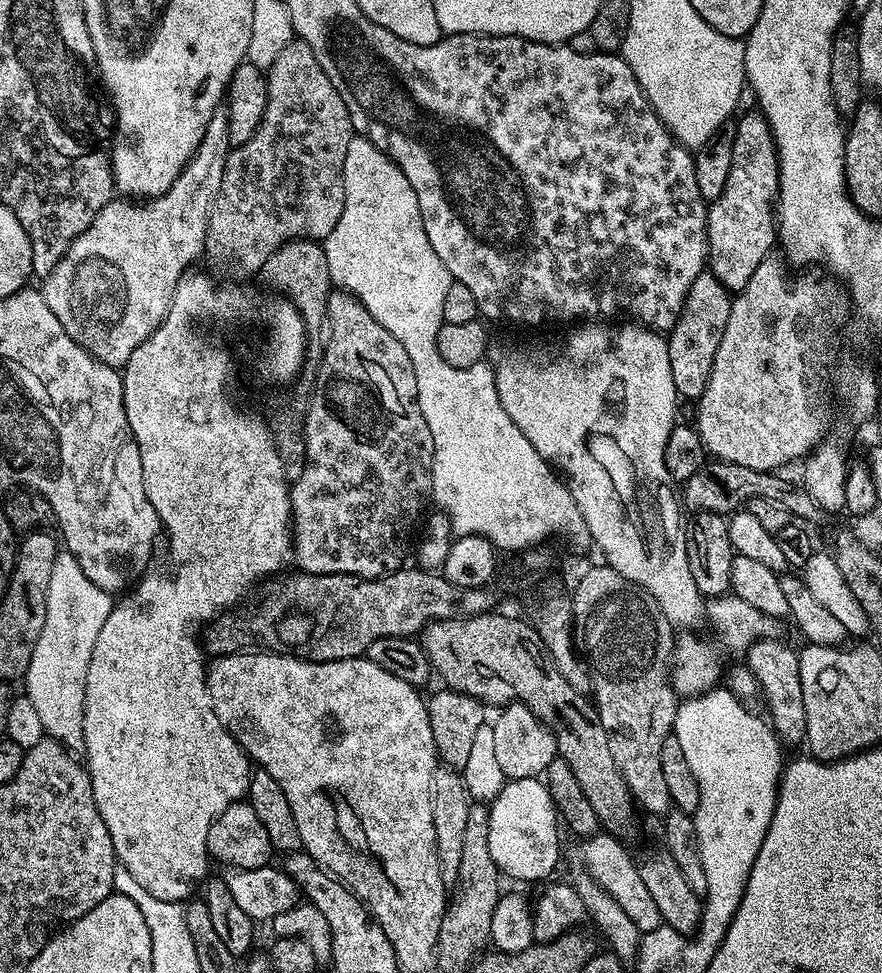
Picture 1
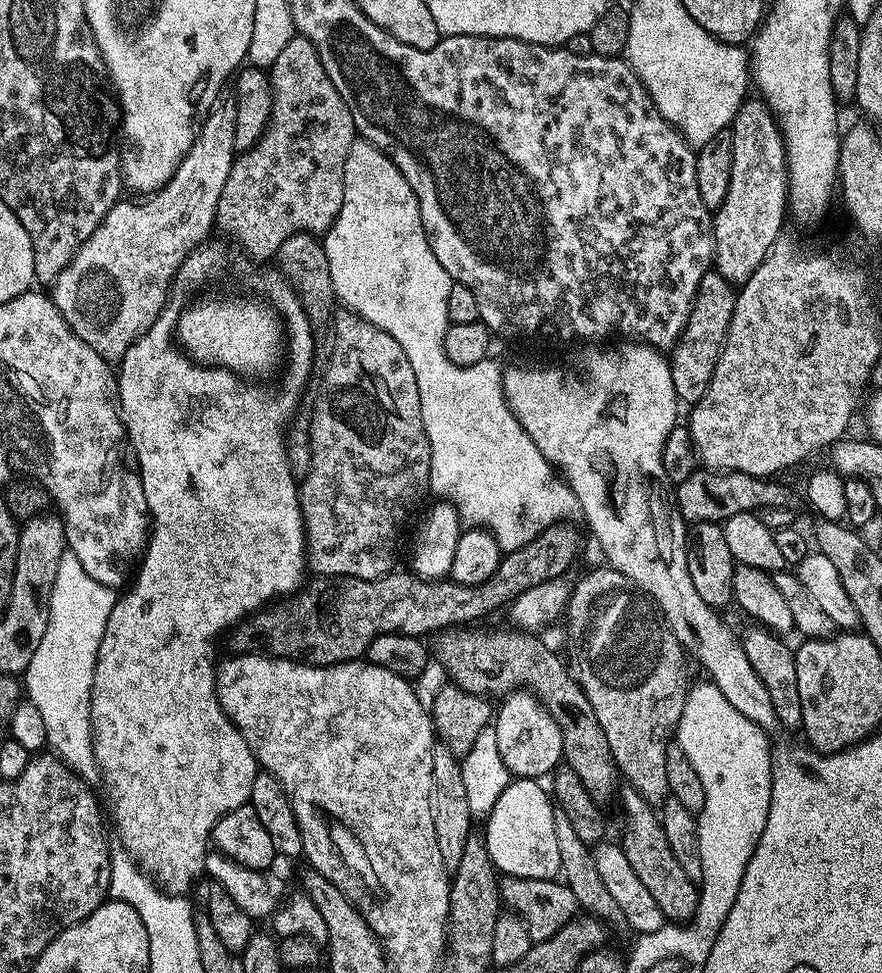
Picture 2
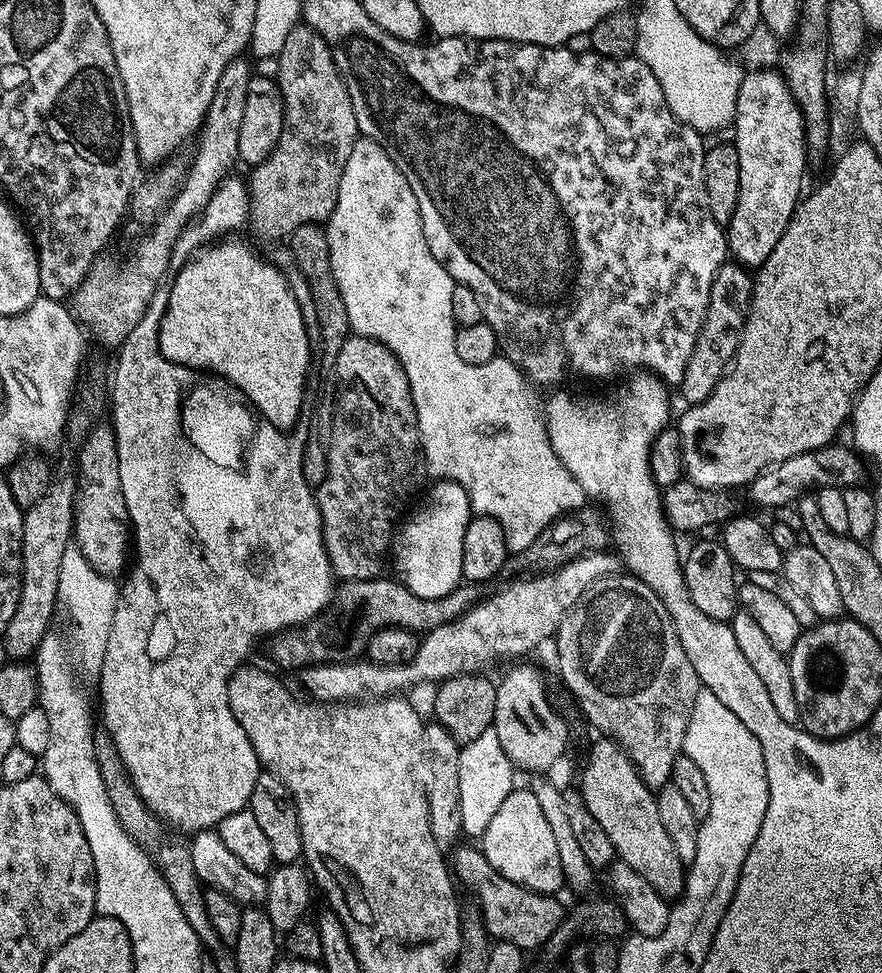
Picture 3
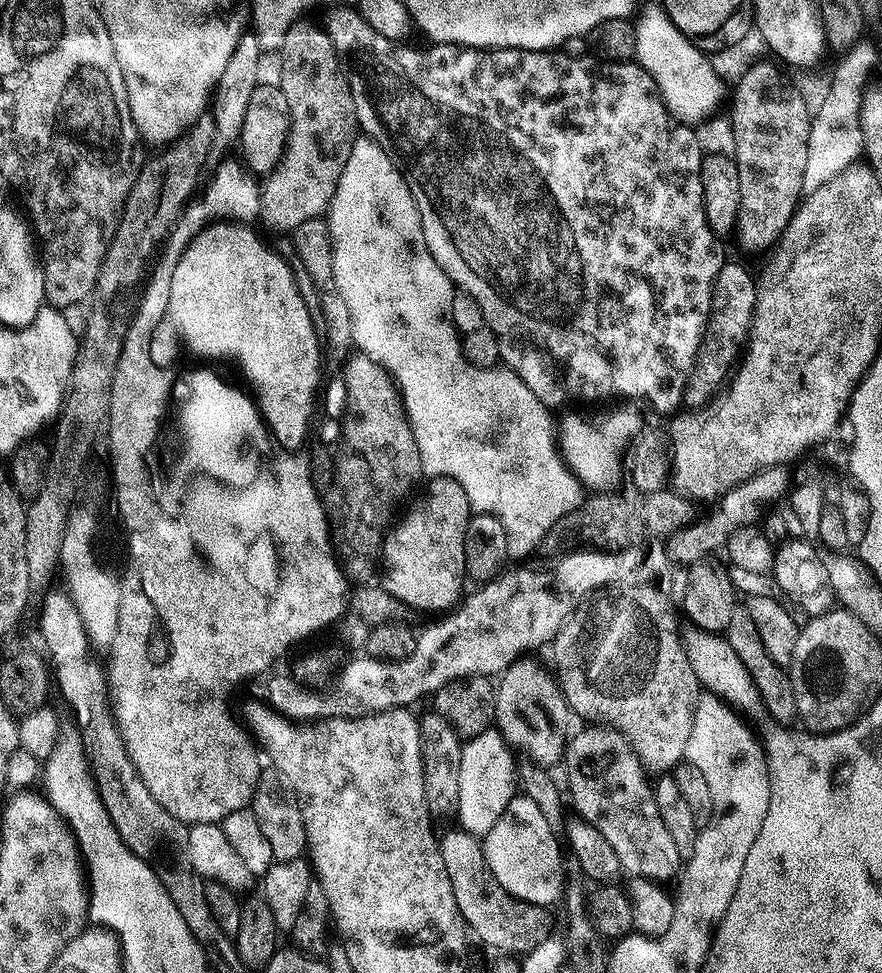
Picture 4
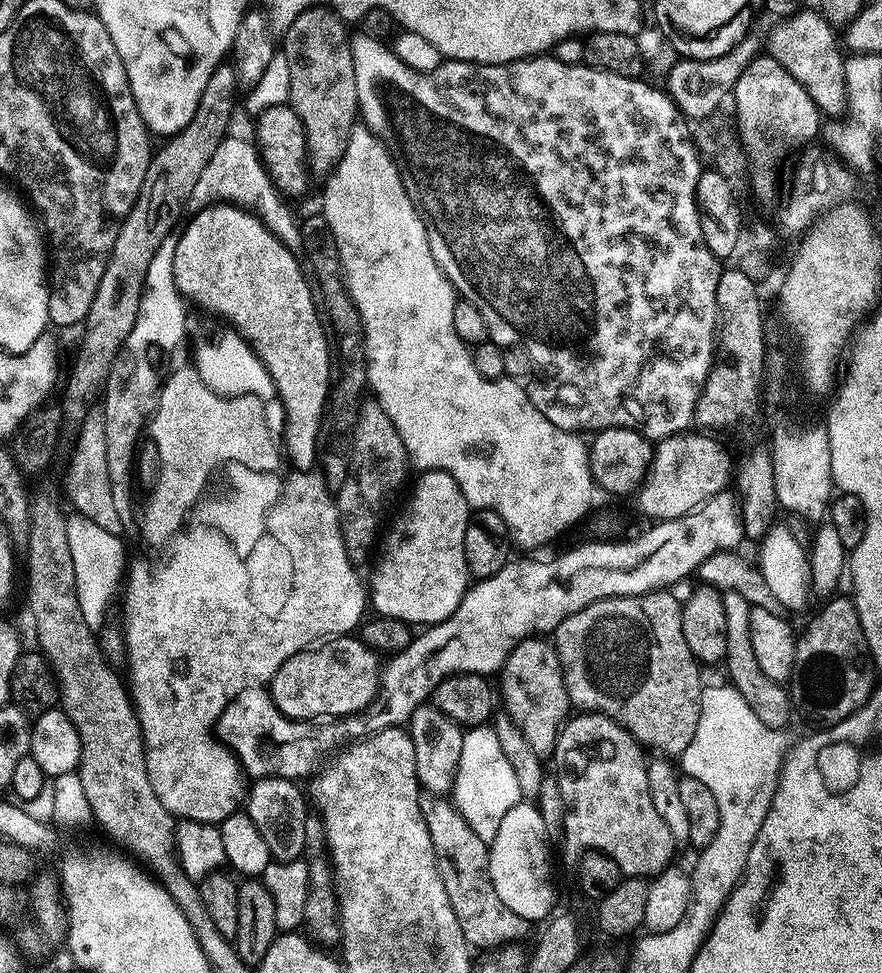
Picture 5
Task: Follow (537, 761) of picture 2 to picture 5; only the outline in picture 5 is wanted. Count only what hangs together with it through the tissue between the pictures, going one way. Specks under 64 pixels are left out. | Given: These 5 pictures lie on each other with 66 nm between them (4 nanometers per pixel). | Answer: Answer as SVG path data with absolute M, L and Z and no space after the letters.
M544 638L519 640L506 658L504 667L498 673L498 696L503 711L512 719L514 726L530 742L534 754L548 758L556 751L560 729L570 716L570 705L564 675L558 662L555 643Z

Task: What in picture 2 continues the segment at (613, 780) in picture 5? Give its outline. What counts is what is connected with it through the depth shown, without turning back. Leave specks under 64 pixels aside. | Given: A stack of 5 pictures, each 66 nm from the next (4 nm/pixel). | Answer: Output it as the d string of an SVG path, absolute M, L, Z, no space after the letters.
M625 787L623 791L624 837L619 837L618 843L630 866L634 866L634 874L638 874L642 886L646 886L654 902L658 902L658 910L662 910L665 921L683 922L691 919L699 898L697 881L688 876L682 866L678 866L678 858L674 858L670 842L666 842L657 809L647 804L633 788Z

